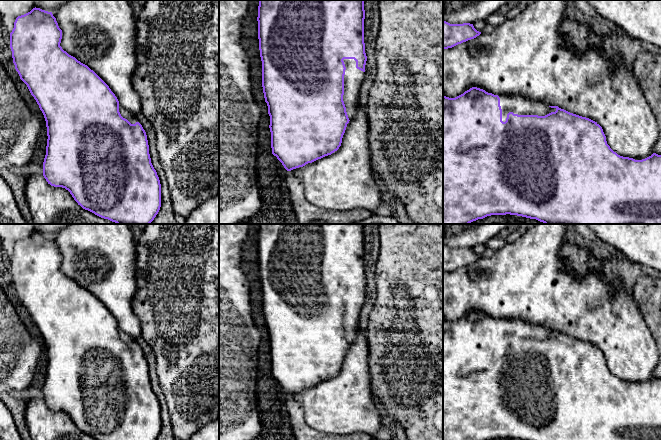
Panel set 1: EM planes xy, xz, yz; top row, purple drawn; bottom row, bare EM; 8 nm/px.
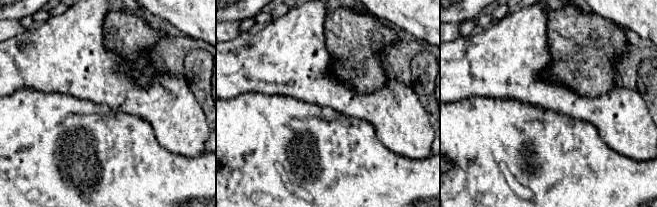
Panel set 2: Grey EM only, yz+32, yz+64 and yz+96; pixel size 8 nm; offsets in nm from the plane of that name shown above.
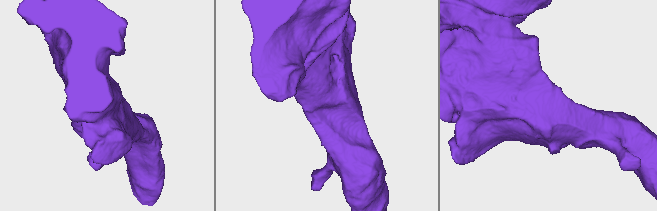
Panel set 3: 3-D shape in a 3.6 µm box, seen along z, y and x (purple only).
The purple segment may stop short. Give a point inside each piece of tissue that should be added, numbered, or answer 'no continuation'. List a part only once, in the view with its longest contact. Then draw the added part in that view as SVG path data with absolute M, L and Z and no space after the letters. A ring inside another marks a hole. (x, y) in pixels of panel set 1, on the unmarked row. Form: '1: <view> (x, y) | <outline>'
1: yz (517, 328) | M498 319L500 322L500 330L502 333L502 345L505 346L507 338L513 336L518 339L538 339L545 340L551 336L555 336L556 332L548 329L532 325L521 319Z

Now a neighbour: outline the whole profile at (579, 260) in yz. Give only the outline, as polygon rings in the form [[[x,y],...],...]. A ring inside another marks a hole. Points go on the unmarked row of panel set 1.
[[[564,242],[560,256],[565,259],[567,269],[571,270],[577,277],[582,277],[590,271],[603,272],[599,256],[577,244]]]

